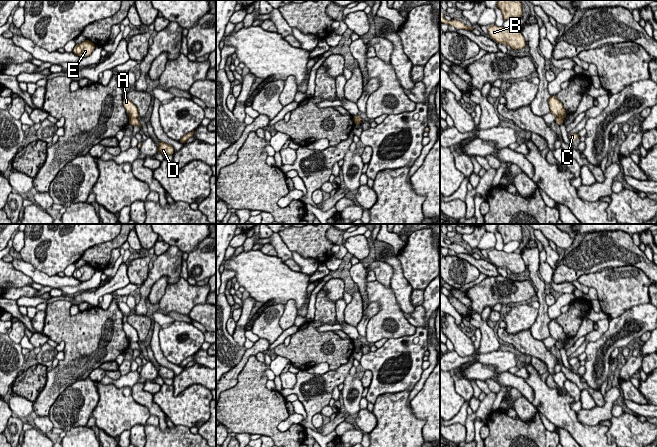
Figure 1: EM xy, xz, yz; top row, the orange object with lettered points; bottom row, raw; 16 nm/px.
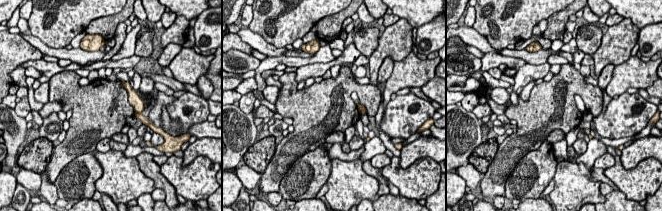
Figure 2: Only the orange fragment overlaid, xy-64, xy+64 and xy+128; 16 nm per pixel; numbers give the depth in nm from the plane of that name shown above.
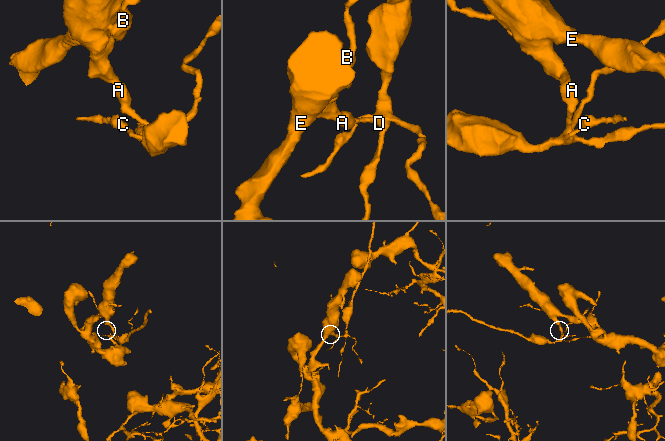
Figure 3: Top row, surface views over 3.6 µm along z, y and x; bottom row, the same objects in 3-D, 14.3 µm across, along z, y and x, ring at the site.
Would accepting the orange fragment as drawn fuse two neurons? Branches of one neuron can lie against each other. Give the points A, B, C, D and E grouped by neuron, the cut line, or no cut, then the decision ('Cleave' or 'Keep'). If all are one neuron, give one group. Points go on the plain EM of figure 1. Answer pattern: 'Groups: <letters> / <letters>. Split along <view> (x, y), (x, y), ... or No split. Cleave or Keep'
Groups: A B E / C D. Split along xy (129, 341), (137, 342). Cleave

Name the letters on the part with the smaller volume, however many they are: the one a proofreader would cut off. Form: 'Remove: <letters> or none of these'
Remove: C, D

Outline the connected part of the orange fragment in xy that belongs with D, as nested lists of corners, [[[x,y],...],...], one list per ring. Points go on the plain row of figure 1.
[[[159,364],[159,370],[157,373],[157,377],[160,377],[162,379],[173,379],[174,372],[172,369],[169,369],[169,368],[164,367],[164,366]]]

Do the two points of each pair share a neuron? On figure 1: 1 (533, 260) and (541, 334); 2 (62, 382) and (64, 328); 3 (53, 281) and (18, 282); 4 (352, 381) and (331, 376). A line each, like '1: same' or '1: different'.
1: same
2: same
3: different
4: different

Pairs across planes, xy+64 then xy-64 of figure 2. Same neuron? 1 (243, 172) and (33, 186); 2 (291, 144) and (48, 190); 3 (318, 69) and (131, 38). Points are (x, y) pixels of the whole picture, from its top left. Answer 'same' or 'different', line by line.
1: same
2: different
3: same

